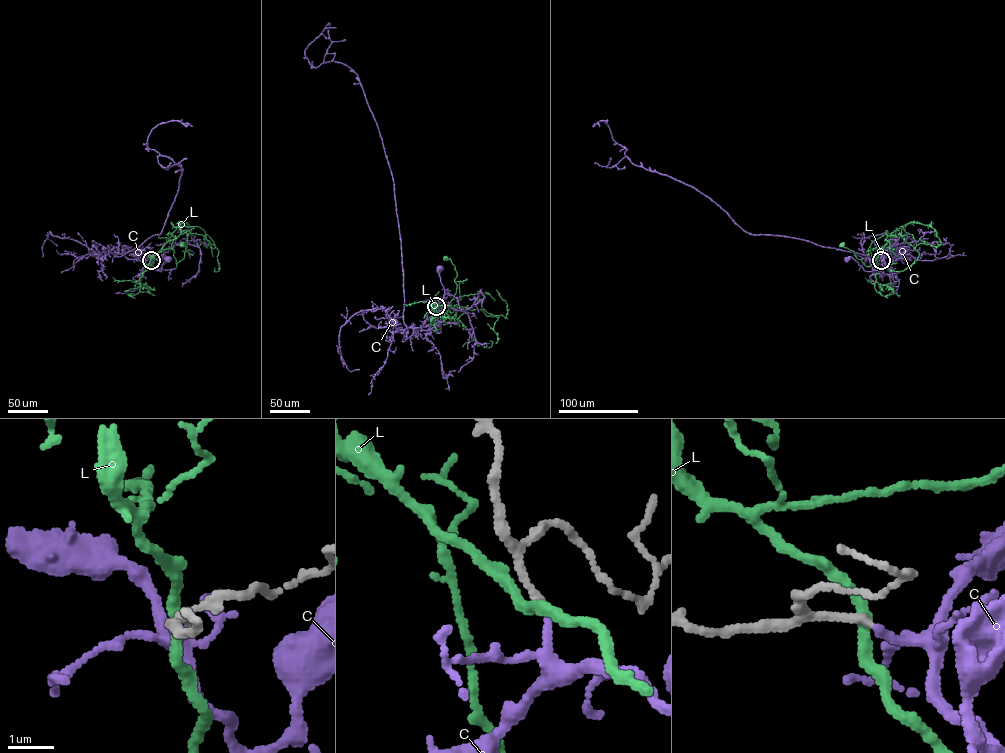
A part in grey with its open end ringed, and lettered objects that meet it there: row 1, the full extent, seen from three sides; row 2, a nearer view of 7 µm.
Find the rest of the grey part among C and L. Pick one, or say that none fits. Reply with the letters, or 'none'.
C

